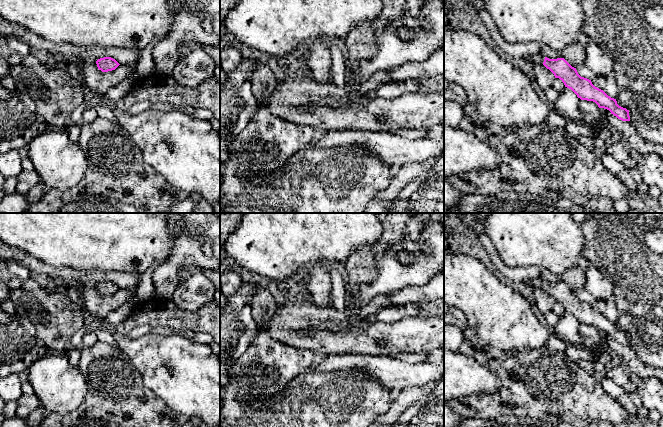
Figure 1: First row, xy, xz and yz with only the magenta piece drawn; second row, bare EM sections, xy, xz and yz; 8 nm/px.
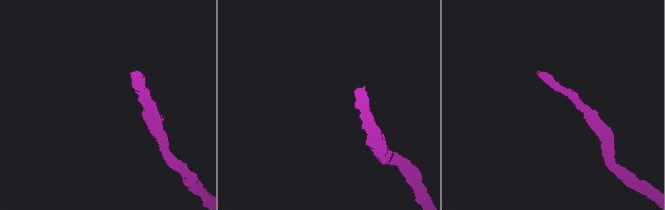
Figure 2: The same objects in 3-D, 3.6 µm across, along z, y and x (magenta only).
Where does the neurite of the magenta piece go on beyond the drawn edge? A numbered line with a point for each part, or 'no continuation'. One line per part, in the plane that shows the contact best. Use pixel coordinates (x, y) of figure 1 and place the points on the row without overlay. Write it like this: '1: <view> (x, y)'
1: yz (538, 282)

